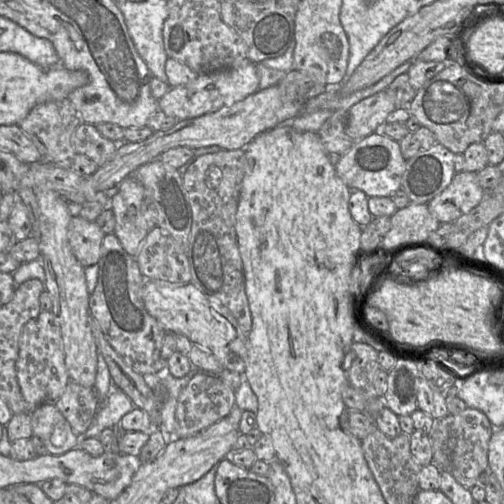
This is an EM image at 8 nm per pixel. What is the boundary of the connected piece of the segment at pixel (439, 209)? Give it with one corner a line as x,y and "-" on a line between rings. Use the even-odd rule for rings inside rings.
461,171
427,205
430,213
440,223
453,223
477,206
485,196
486,191
478,183
477,172

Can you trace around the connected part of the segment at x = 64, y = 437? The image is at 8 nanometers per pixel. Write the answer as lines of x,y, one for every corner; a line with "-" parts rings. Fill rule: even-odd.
55,403
39,405
31,411
32,432
47,448
47,454
62,455
80,445
80,439

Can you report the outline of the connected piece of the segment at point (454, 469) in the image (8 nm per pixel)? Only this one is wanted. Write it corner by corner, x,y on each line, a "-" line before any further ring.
467,407
457,415
447,415
435,419
430,439
439,442
439,447
449,457
449,471
465,488
471,489
477,484
479,475
488,468
488,447
491,436
496,428
488,417
478,409

